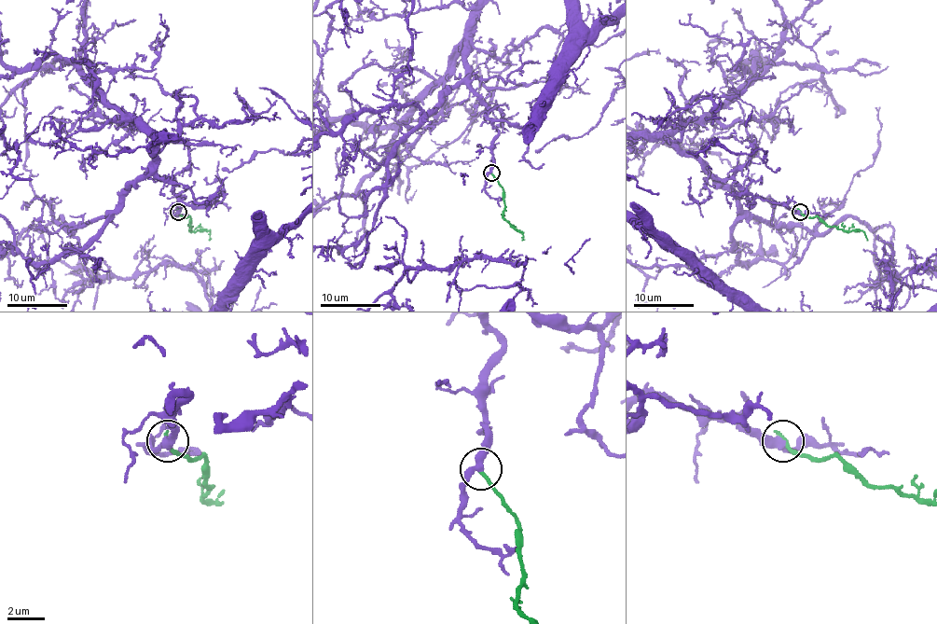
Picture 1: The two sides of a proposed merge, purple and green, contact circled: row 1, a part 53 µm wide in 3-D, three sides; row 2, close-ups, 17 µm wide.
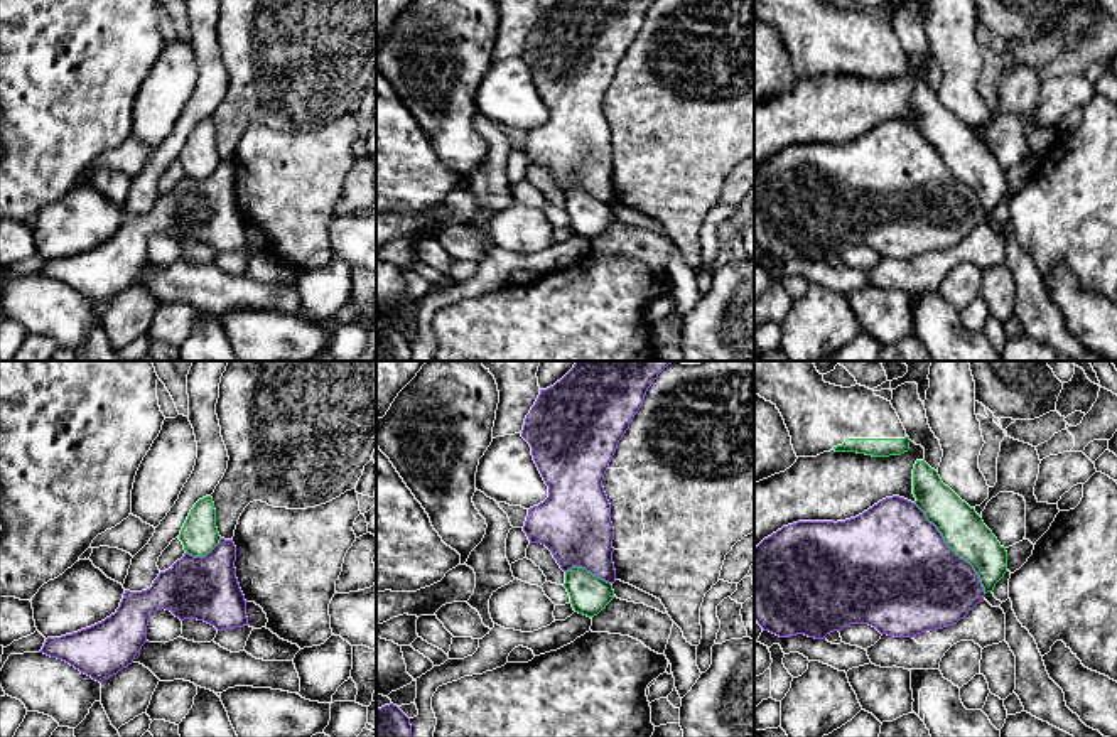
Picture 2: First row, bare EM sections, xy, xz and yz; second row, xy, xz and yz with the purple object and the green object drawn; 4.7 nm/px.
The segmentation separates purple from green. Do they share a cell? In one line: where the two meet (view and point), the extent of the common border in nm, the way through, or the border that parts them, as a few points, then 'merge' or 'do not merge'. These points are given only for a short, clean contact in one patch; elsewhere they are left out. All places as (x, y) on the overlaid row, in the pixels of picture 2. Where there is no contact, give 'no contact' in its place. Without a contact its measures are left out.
yz (950, 550) | 550 nm | do not merge

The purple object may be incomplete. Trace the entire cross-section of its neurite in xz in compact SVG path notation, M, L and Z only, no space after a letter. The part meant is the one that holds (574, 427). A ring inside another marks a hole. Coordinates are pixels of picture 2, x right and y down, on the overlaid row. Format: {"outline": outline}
{"outline": "M575 361L574 368L540 395L525 418L521 437L530 444L533 460L548 486L548 498L528 509L523 526L530 543L545 545L564 572L582 567L592 575L614 584L614 528L611 504L602 487L604 474L619 440L643 405L645 395L658 374L673 361Z"}

